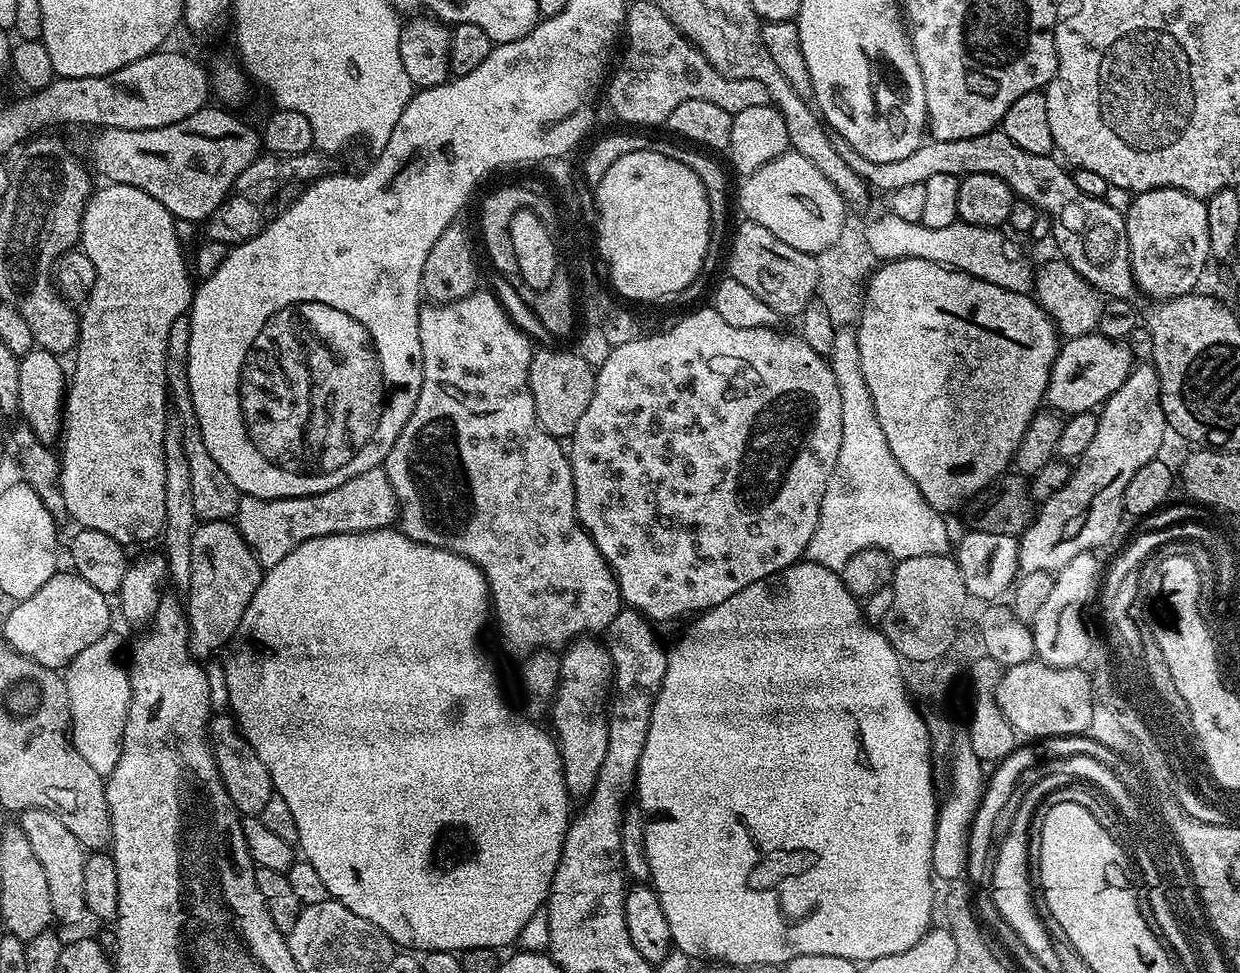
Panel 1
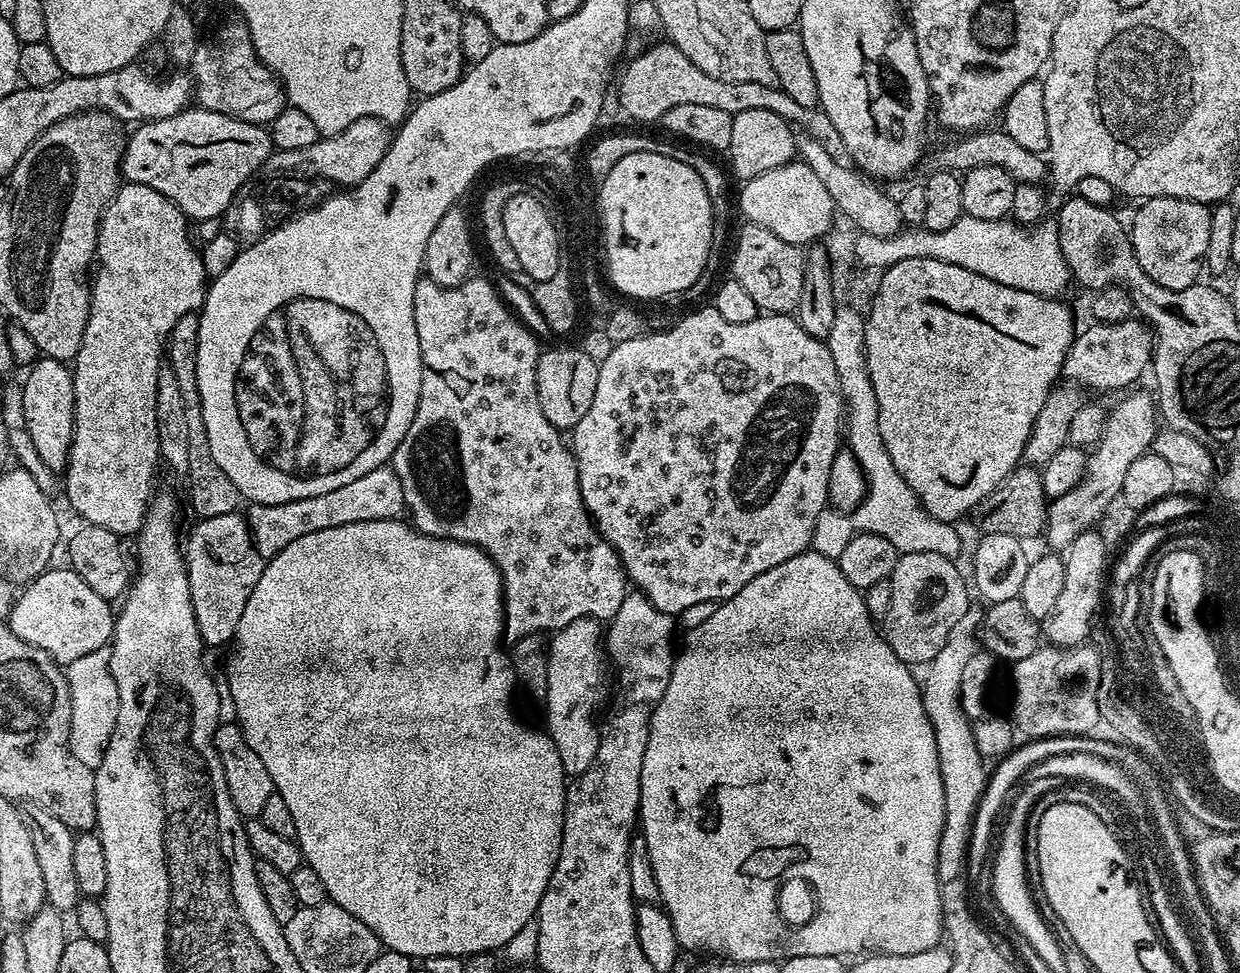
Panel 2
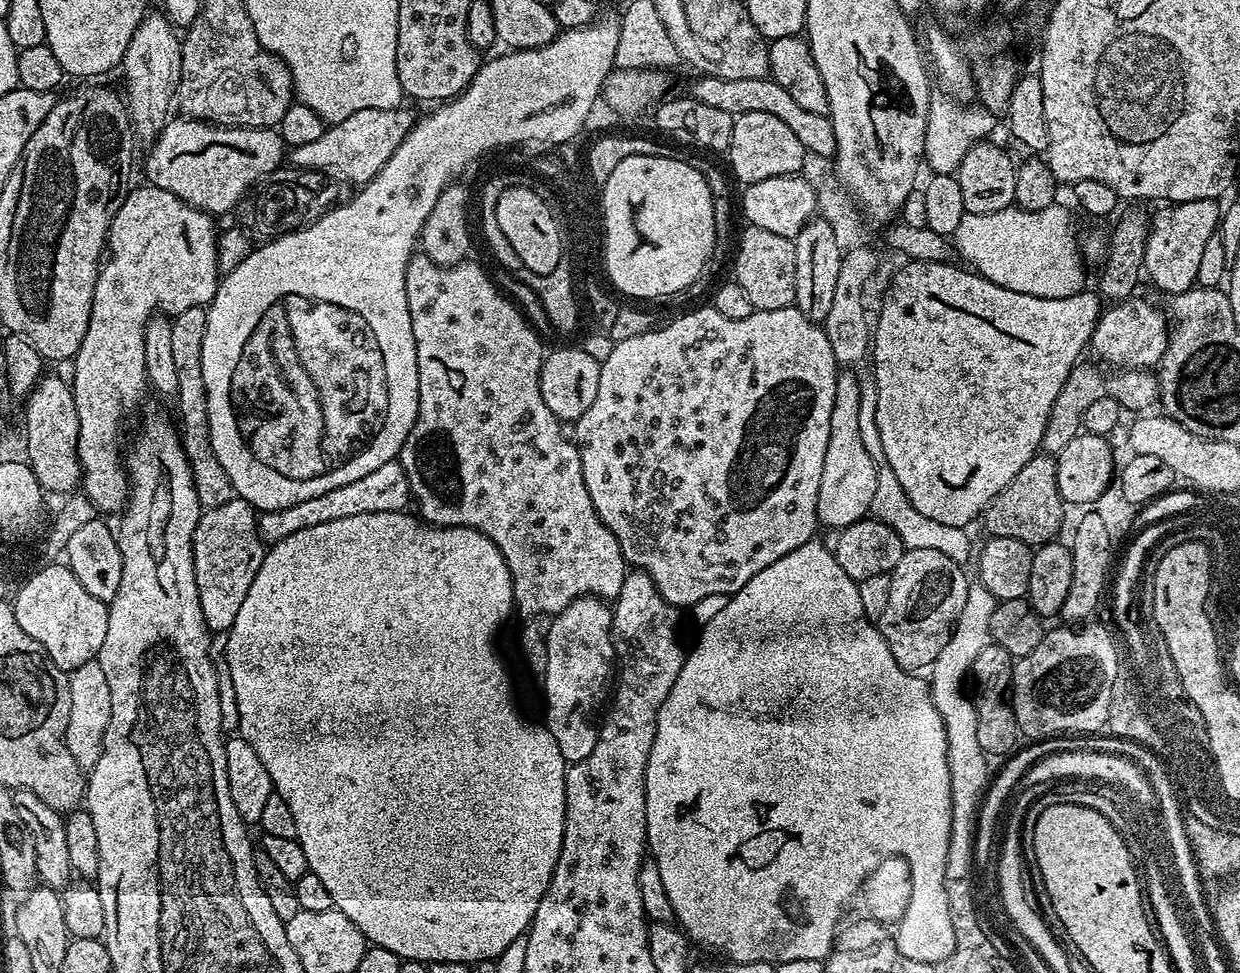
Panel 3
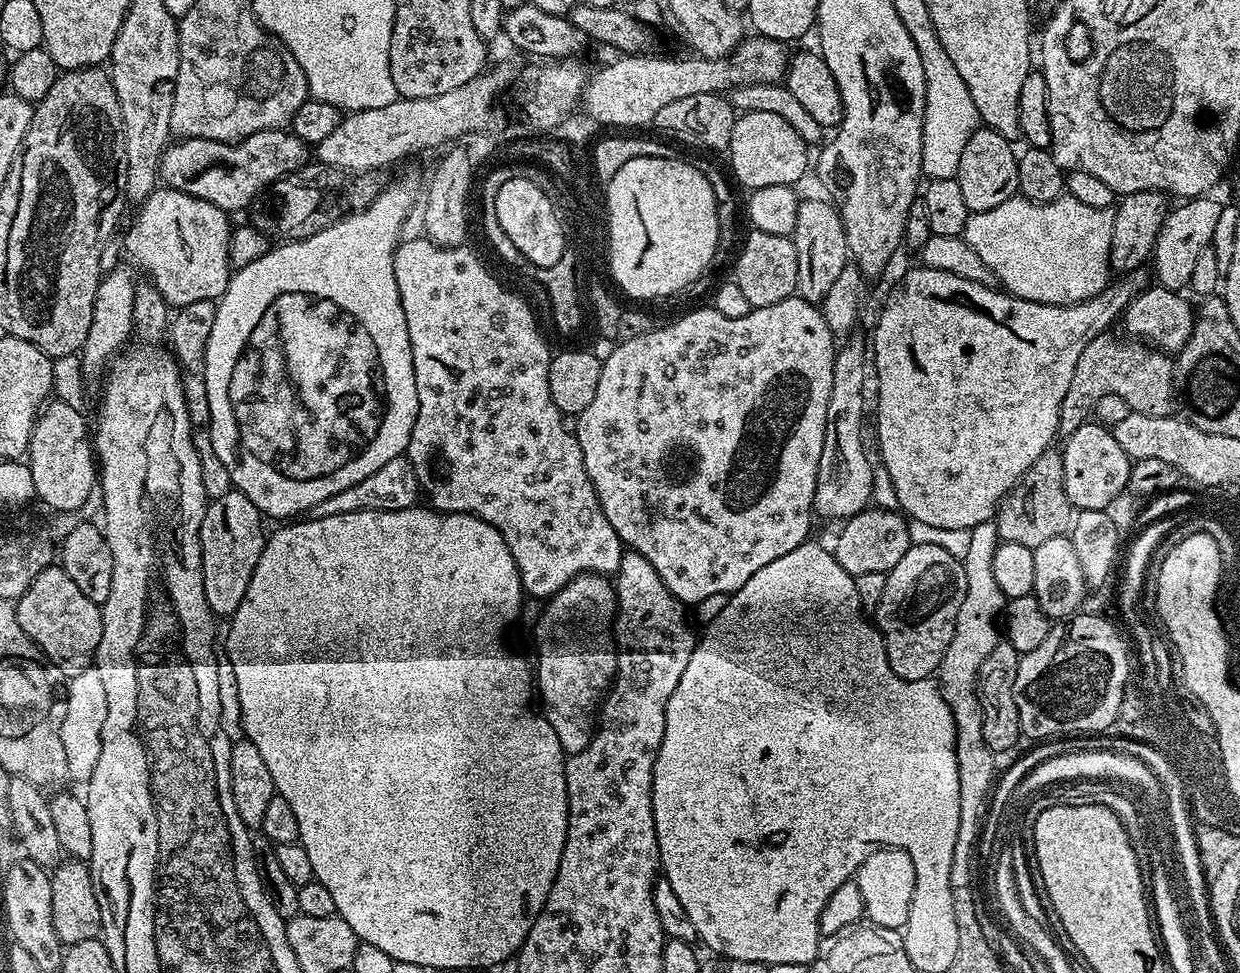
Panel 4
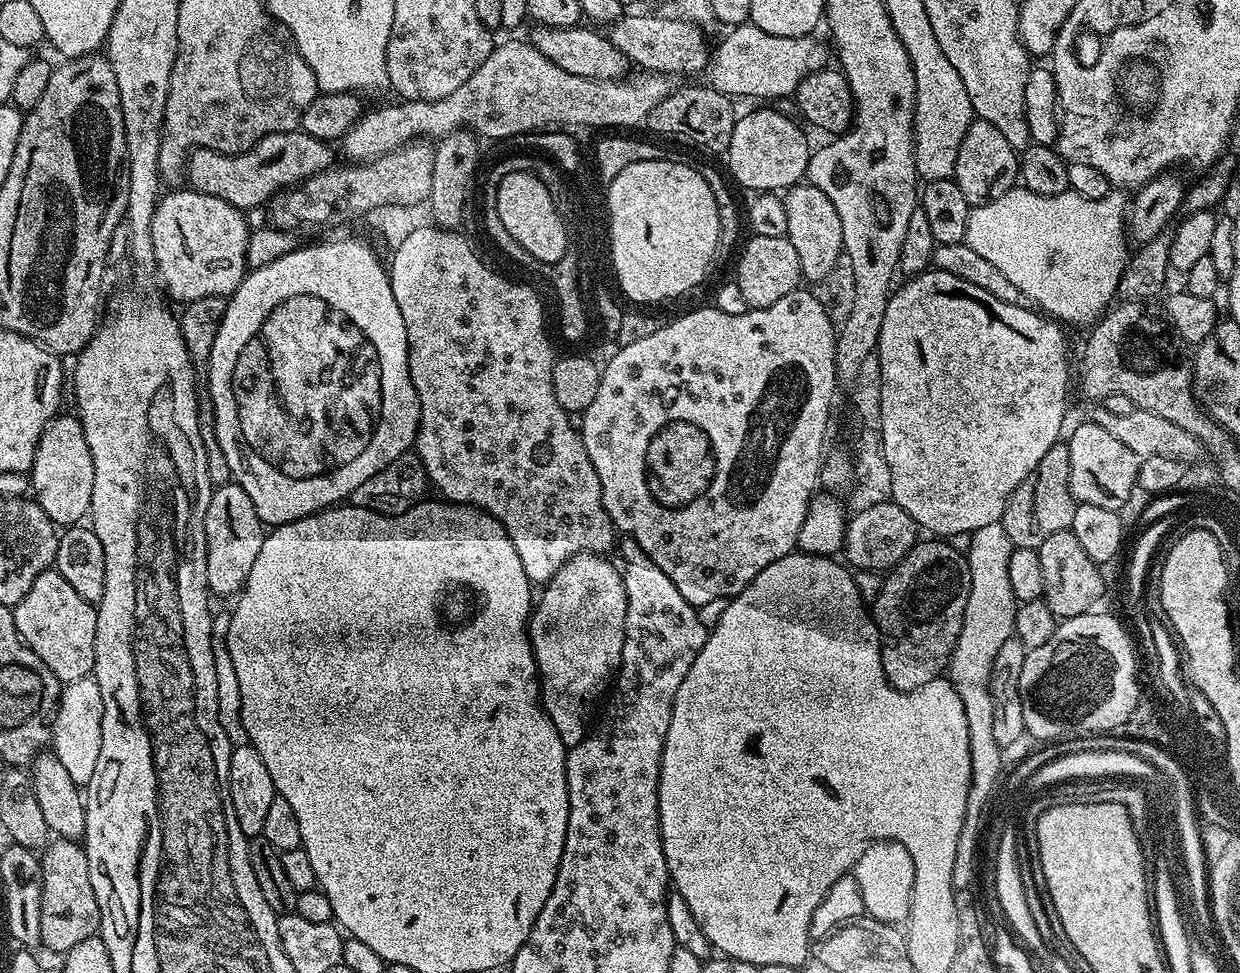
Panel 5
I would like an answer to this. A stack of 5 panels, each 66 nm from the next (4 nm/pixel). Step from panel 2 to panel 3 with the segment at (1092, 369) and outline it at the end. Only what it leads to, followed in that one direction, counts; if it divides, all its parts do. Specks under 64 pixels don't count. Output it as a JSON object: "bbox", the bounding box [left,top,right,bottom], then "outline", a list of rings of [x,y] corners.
{"bbox":[1090,294,1170,370],"outline":[[[1136,294],[1101,311],[1100,321],[1094,326],[1090,352],[1097,356],[1095,359],[1101,365],[1113,364],[1111,367],[1116,370],[1152,370],[1164,357],[1169,335],[1170,320],[1165,309],[1161,305],[1159,308],[1158,305],[1143,300],[1140,294]]]}

